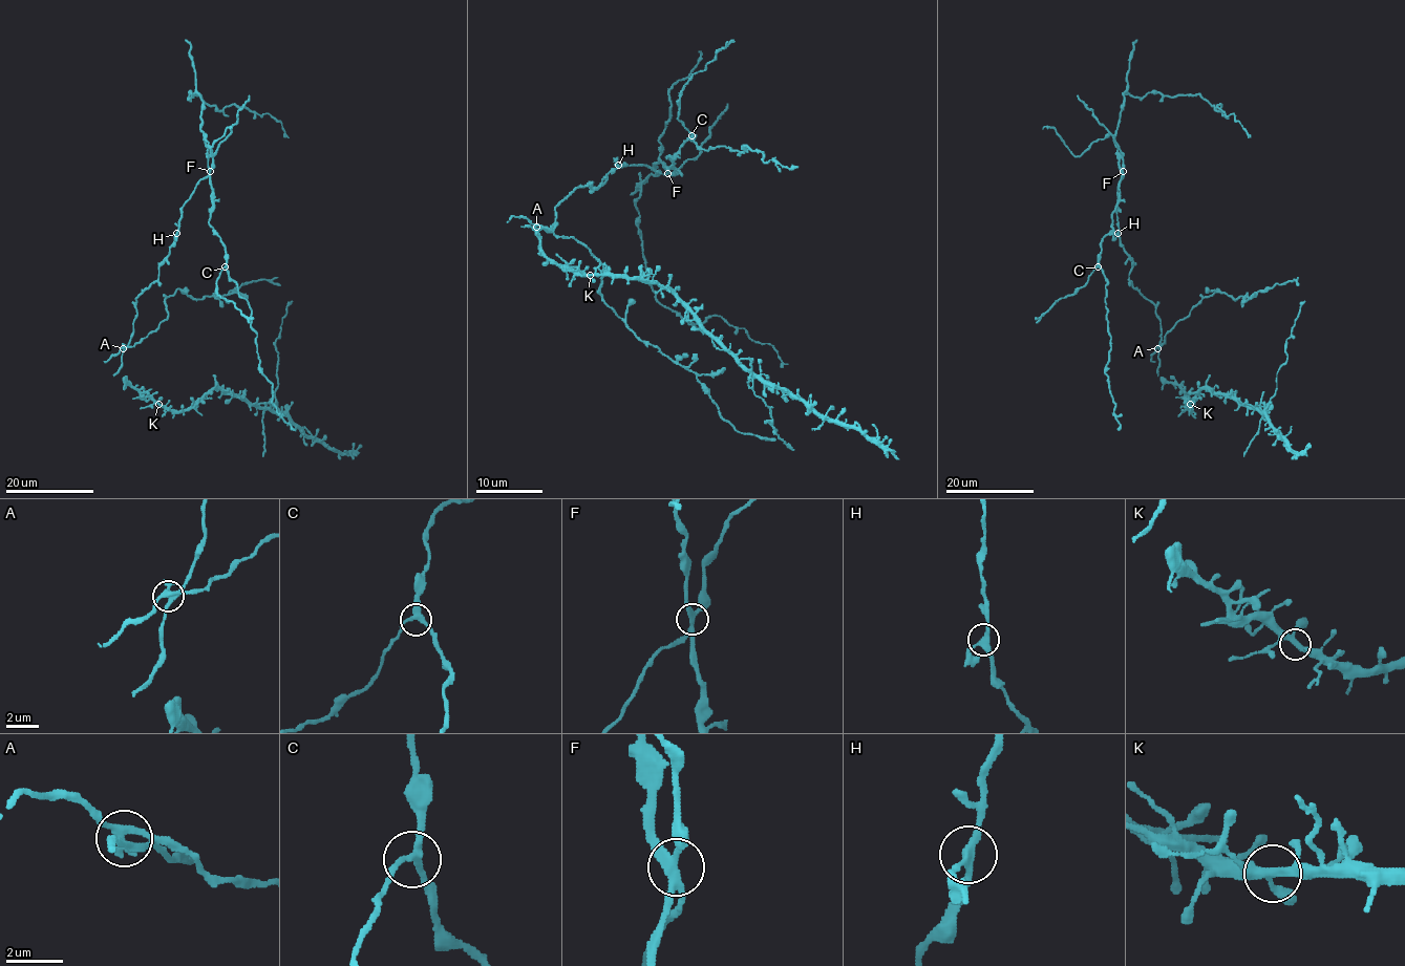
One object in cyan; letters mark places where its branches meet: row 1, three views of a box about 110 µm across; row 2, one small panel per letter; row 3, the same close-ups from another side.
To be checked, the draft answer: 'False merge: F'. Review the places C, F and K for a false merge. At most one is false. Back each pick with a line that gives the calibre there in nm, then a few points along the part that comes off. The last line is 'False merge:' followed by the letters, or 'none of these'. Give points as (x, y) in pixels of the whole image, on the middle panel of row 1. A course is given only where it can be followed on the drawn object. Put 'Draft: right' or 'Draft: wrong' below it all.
F: 280 nm thick; foreign part runs (667, 173), (613, 168), (576, 187), (545, 229), (599, 261), (599, 294), (697, 376), (721, 416), (774, 441)
False merge: F
Draft: right

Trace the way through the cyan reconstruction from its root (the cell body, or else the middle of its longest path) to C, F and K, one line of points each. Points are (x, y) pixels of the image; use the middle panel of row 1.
C: (573, 190), (590, 181), (598, 187), (624, 164), (664, 173), (673, 167), (666, 156), (692, 135)
F: (573, 190), (590, 181), (590, 187), (598, 187), (611, 170), (624, 164), (647, 165), (655, 172), (667, 173)
K: (573, 190), (554, 209), (556, 224), (551, 232), (528, 227), (534, 230), (541, 250), (558, 265), (590, 275)

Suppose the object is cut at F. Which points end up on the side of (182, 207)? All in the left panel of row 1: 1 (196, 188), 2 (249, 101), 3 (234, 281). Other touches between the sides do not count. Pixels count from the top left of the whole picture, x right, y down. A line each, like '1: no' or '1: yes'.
1: yes
2: yes
3: no

